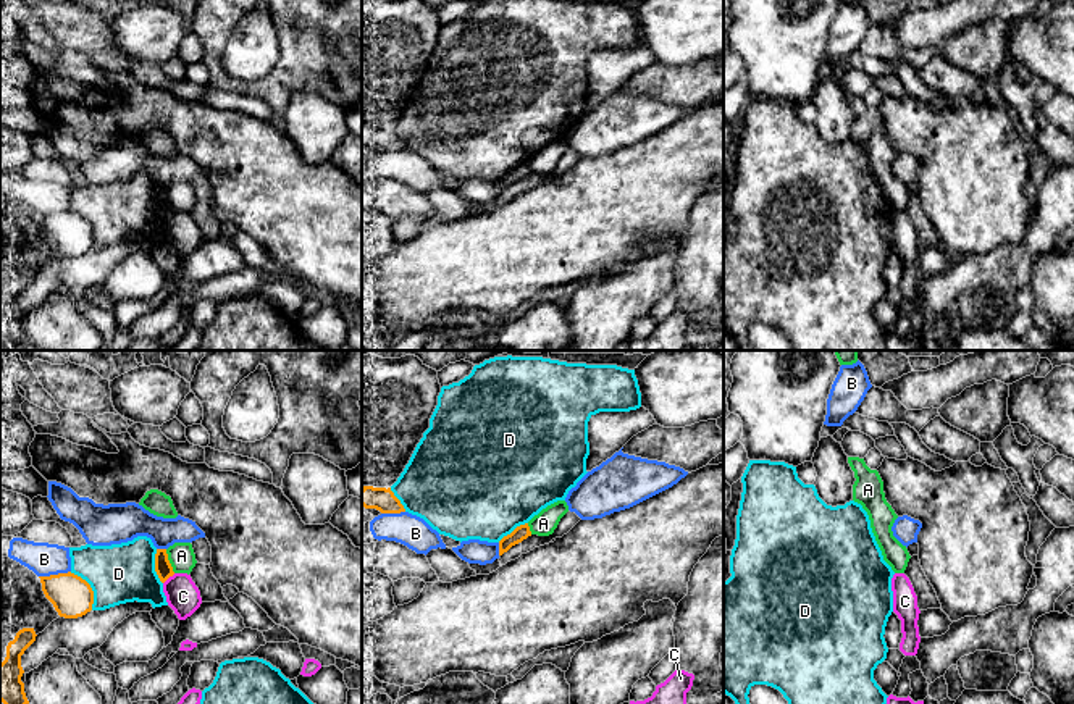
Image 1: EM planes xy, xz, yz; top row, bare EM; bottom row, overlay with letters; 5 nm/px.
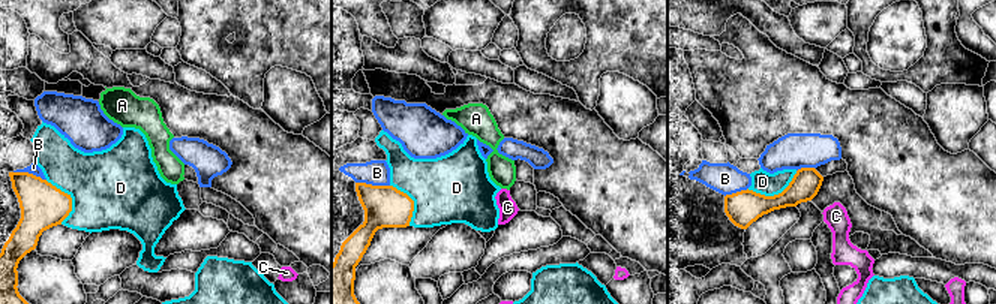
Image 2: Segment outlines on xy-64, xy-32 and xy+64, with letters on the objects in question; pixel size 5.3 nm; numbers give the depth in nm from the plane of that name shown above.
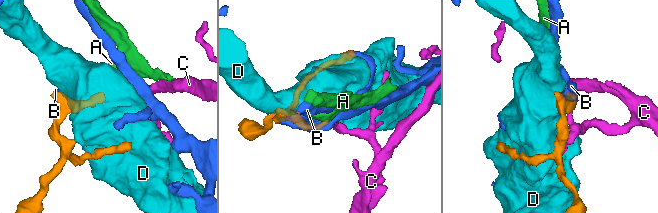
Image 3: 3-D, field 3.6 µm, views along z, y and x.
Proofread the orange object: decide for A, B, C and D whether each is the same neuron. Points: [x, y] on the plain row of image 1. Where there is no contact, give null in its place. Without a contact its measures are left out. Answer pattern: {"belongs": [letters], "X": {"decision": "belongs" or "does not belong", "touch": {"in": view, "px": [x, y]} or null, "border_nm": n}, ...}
{"belongs": [], "A": {"decision": "does not belong", "touch": {"in": "xy", "px": [168, 199]}, "border_nm": 130}, "B": {"decision": "does not belong", "touch": {"in": "xy", "px": [54, 213]}, "border_nm": 160}, "C": {"decision": "does not belong", "touch": {"in": "xy", "px": [168, 215]}, "border_nm": 80}, "D": {"decision": "does not belong", "touch": {"in": "xy", "px": [91, 226]}, "border_nm": 220}}

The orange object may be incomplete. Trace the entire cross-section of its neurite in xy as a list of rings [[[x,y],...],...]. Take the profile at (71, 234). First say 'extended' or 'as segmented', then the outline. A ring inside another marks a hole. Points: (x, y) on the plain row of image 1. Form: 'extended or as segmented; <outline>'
as segmented; [[[68,210],[39,216],[45,236],[60,255],[78,257],[92,249],[94,229],[81,215]]]

